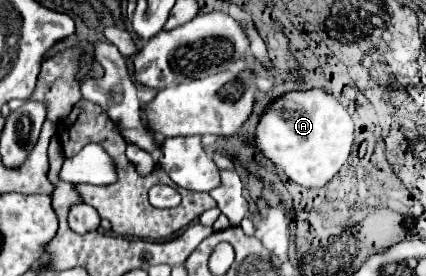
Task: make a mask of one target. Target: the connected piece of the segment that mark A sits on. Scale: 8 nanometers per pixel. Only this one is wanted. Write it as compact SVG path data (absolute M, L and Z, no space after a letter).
M300 91L300 93L288 93L282 99L274 101L262 115L258 127L256 127L256 137L254 143L256 147L276 165L280 165L286 175L296 181L302 187L308 189L320 189L330 181L340 167L346 163L350 149L354 141L354 123L348 111L326 91Z

